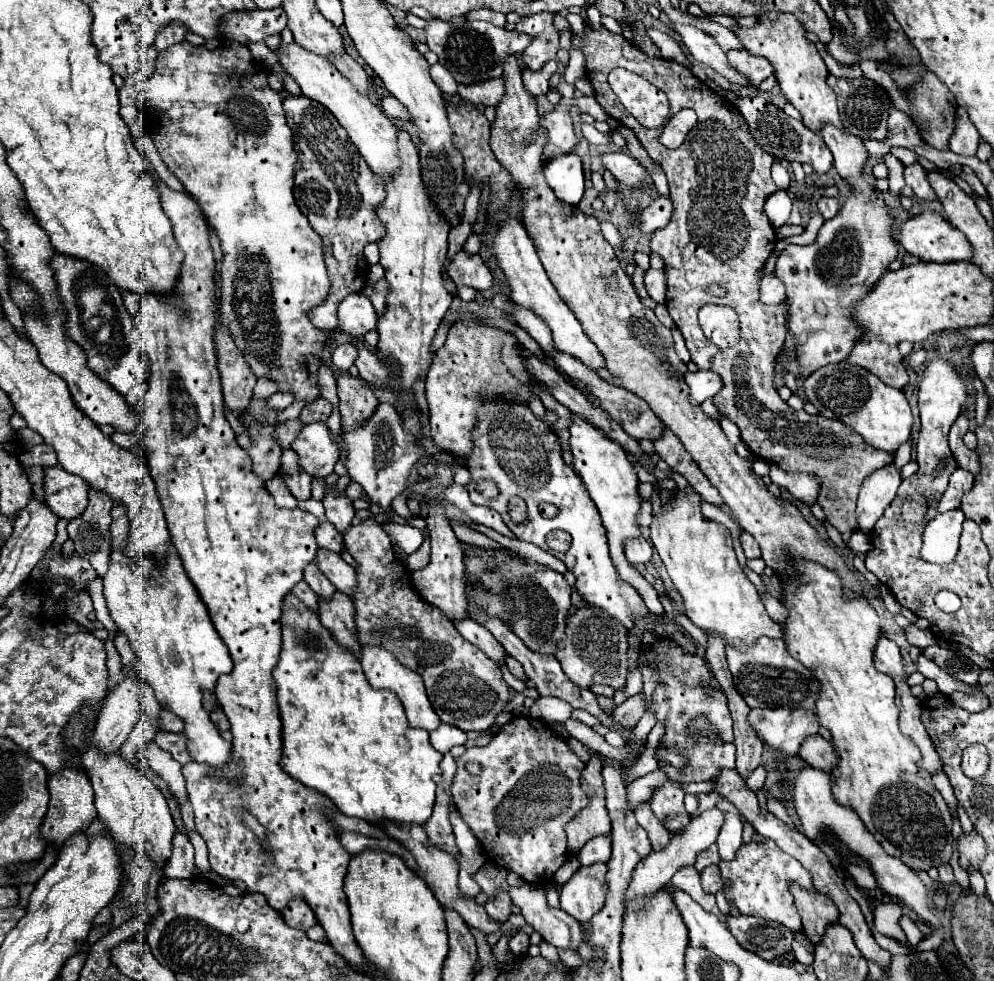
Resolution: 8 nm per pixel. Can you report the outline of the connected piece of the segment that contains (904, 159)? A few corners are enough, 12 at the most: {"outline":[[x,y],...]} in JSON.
{"outline":[[893,147],[890,152],[904,166],[916,162],[916,153],[907,148]]}

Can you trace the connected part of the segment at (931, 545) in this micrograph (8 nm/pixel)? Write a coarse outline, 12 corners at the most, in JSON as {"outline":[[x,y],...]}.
{"outline":[[962,510],[924,528],[920,558],[948,564],[958,550]]}

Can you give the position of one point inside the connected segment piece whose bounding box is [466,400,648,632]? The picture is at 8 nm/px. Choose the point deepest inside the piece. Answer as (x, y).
(518, 451)

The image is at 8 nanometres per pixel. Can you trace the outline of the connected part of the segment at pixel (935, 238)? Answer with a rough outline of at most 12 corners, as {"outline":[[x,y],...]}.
{"outline":[[936,212],[900,222],[896,240],[922,262],[970,260],[964,234]]}

